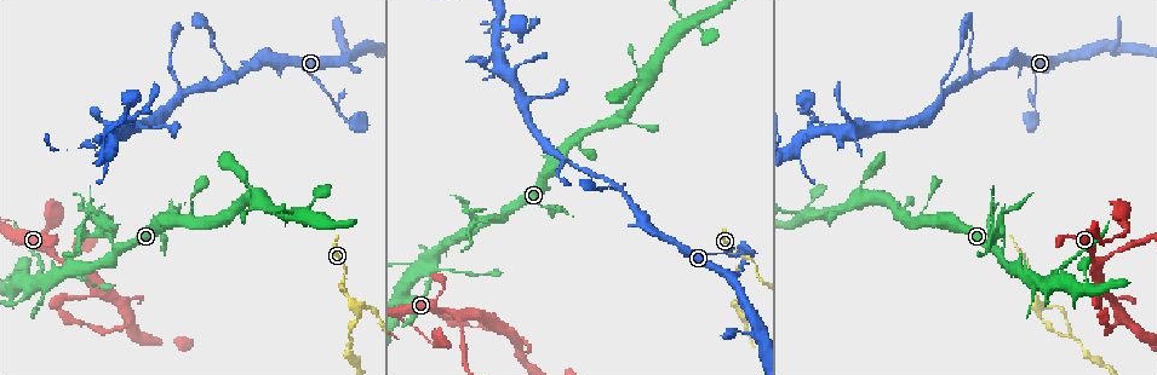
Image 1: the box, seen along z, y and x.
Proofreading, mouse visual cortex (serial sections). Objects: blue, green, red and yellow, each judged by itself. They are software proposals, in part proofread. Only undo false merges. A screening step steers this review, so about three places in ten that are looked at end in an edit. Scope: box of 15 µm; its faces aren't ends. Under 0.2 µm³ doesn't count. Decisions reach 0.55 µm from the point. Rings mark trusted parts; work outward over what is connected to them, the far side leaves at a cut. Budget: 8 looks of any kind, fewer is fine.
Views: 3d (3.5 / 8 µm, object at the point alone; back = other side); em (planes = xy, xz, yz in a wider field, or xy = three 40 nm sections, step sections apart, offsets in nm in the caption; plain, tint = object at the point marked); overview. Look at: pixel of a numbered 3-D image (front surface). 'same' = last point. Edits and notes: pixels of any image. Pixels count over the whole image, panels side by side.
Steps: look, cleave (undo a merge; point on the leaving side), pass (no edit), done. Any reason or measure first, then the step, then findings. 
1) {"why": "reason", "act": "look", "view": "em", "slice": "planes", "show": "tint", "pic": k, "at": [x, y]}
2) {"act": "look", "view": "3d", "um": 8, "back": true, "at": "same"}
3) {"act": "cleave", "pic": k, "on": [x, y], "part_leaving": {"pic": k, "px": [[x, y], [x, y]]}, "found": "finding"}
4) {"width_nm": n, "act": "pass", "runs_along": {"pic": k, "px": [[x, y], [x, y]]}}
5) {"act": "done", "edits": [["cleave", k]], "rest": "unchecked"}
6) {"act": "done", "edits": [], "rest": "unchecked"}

{"why": "abrupt turn", "act": "look", "view": "3d", "um": 3.5, "pic": 1, "at": [998, 254]}

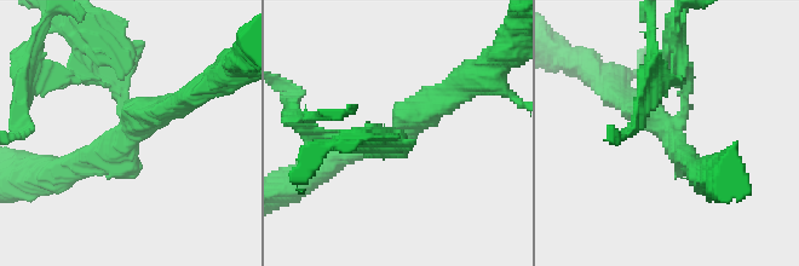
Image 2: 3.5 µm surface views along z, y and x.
{"arms": 3, "arm_widths_nm": [150, 250, 300], "why": "now the EM", "act": "look", "view": "em", "slice": "xy", "step": 2, "show": "tint", "pic": 2, "at": [130, 133]}

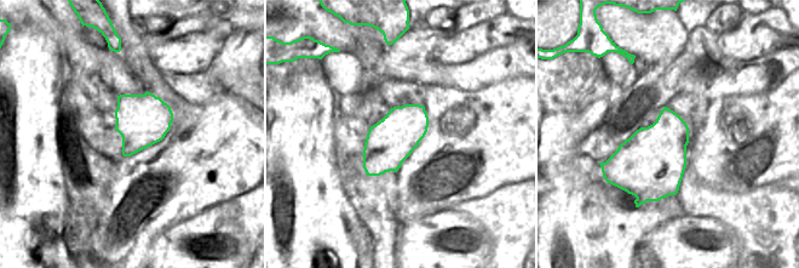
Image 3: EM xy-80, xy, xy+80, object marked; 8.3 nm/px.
{"act": "cleave", "pic": 2, "on": [121, 73], "part_leaving": {"pic": 2, "px": [[121, 108], [87, 30]]}, "found": "two cells meet here"}

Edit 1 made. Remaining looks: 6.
{"act": "look", "view": "overview"}

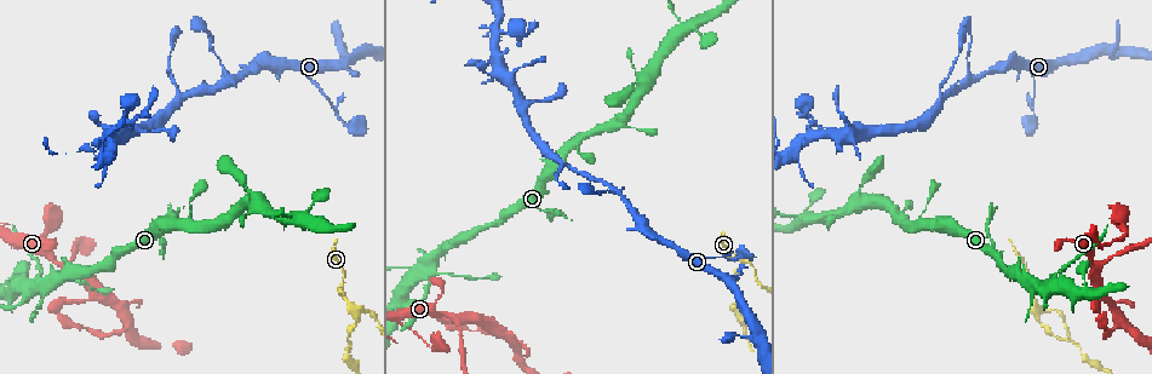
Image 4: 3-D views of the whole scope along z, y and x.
{"why": "a fork", "act": "look", "view": "3d", "um": 3.5, "pic": 4, "at": [457, 315]}

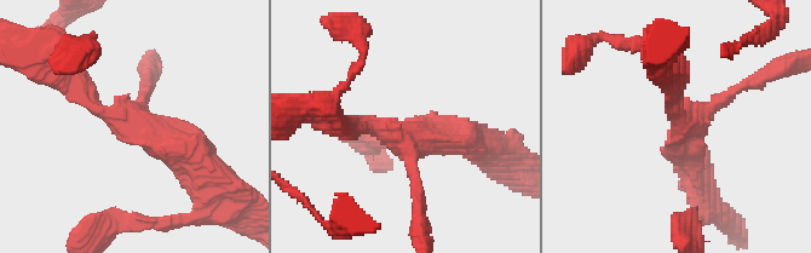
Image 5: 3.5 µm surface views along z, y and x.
{"arms": 3, "arm_widths_nm": [200, 250, 450], "act": "look", "view": "em", "slice": "planes", "show": "tint", "pic": 5, "at": [133, 121]}

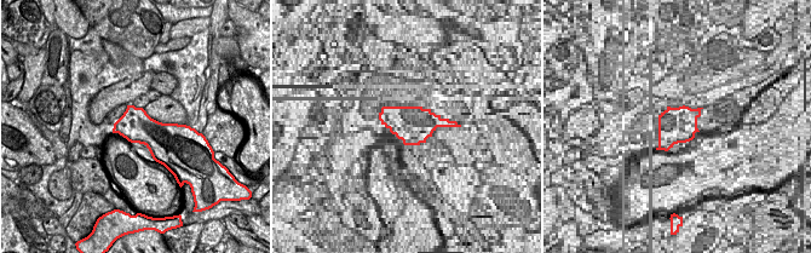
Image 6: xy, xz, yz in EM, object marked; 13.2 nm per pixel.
{"why": "cut it another way", "act": "look", "view": "em", "slice": "xy", "step": 1, "show": "tint", "at": "same"}

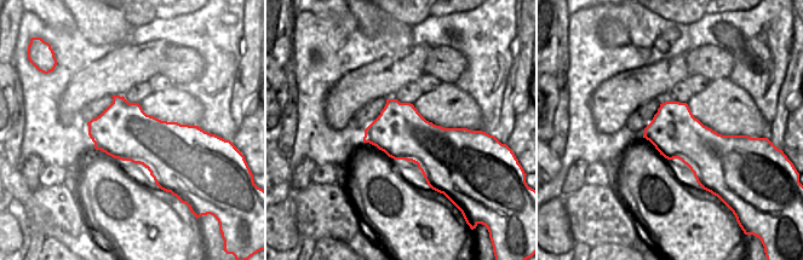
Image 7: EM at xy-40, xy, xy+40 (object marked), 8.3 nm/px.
{"width_nm": 440, "act": "pass", "runs_along": {"pic": 5, "px": [[72, 78], [98, 111], [150, 126], [199, 164]]}, "found": "all the same cell"}

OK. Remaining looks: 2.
{"why": "a fork", "act": "look", "view": "3d", "um": 8, "pic": 4, "at": [251, 195]}

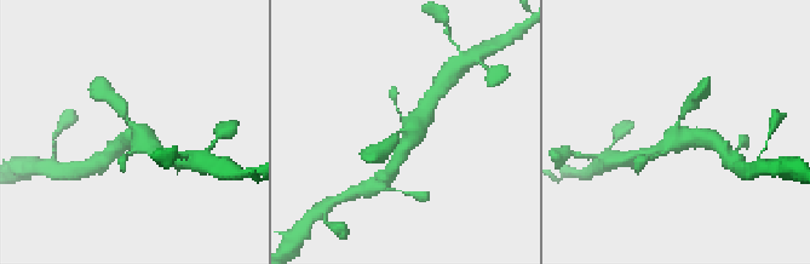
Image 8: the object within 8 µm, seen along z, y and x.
{"why": "closer look", "act": "look", "view": "3d", "um": 3.5, "pic": 8, "at": [677, 129]}

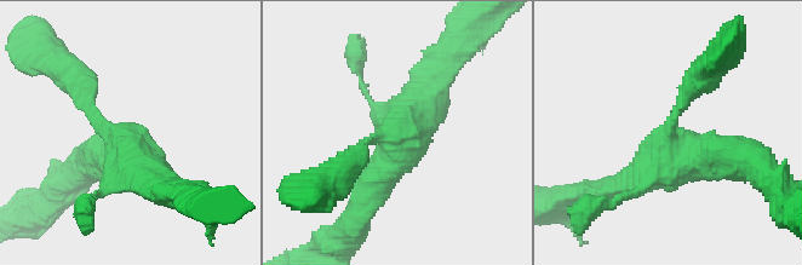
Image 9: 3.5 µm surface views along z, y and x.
{"act": "pass", "runs_along": {"pic": 9, "px": [[359, 208], [434, 85]]}, "found": "all the same cell"}

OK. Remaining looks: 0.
{"act": "done", "edits": [["cleave", 2]], "rest": "unchecked"}

